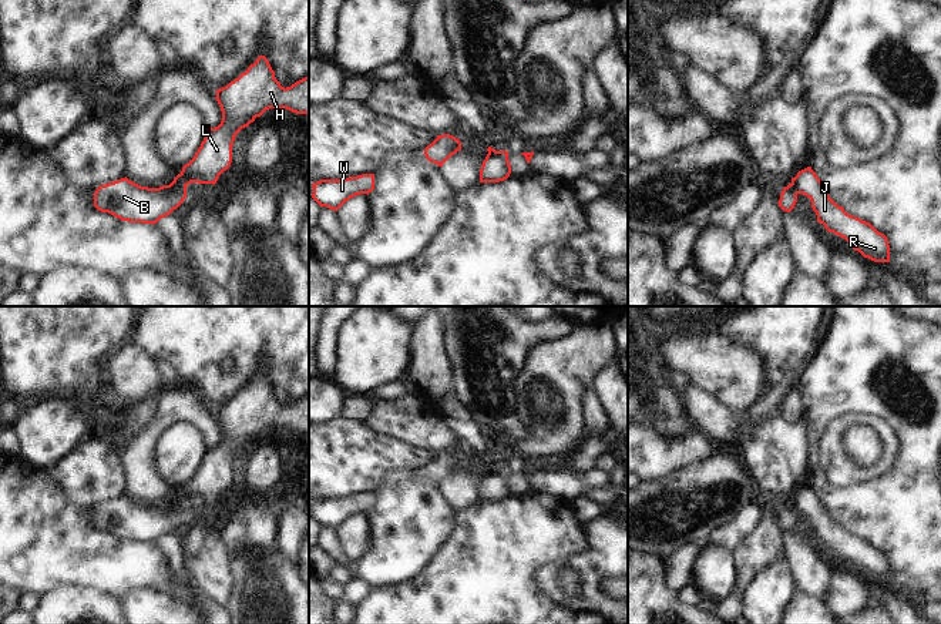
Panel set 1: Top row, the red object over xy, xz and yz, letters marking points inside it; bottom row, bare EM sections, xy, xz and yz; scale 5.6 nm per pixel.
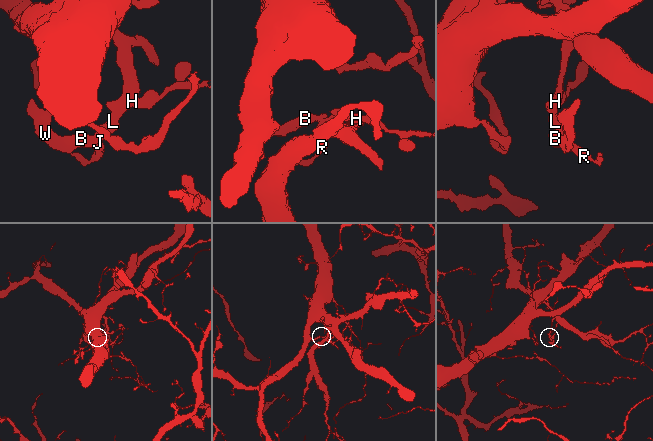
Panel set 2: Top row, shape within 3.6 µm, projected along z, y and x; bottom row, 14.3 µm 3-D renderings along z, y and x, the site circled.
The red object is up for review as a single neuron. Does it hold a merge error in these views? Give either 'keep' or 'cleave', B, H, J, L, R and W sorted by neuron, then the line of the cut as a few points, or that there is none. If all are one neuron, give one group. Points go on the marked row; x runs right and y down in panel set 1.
cleave; B W / H J L R; cut in xy along (171, 183), (185, 188)

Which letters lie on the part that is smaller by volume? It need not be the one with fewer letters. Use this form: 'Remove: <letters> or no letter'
Remove: B, W

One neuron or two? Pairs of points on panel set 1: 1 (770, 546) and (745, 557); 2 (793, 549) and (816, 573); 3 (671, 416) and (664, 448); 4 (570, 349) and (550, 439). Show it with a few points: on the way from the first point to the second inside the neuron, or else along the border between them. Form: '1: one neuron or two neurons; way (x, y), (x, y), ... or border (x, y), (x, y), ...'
1: one neuron; way (765, 546), (750, 556)
2: one neuron; way (799, 554), (810, 567)
3: two neurons; border (642, 416), (662, 432), (674, 432), (686, 419)
4: one neuron; way (568, 372), (567, 418)

